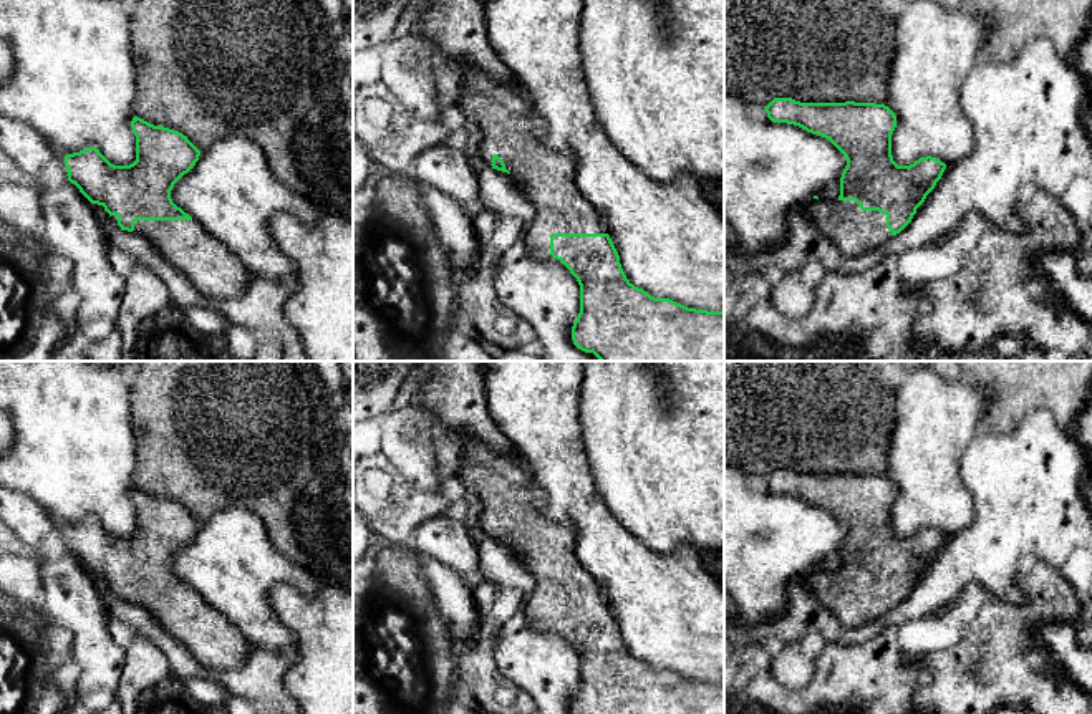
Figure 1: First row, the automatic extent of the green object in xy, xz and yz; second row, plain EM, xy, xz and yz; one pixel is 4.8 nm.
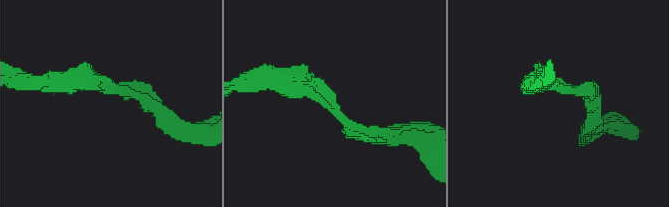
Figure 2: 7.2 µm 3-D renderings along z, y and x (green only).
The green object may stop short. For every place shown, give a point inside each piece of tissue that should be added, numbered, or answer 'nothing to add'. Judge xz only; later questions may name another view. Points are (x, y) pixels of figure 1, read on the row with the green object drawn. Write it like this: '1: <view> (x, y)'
1: xz (509, 126)

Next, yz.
1: yz (854, 231)

